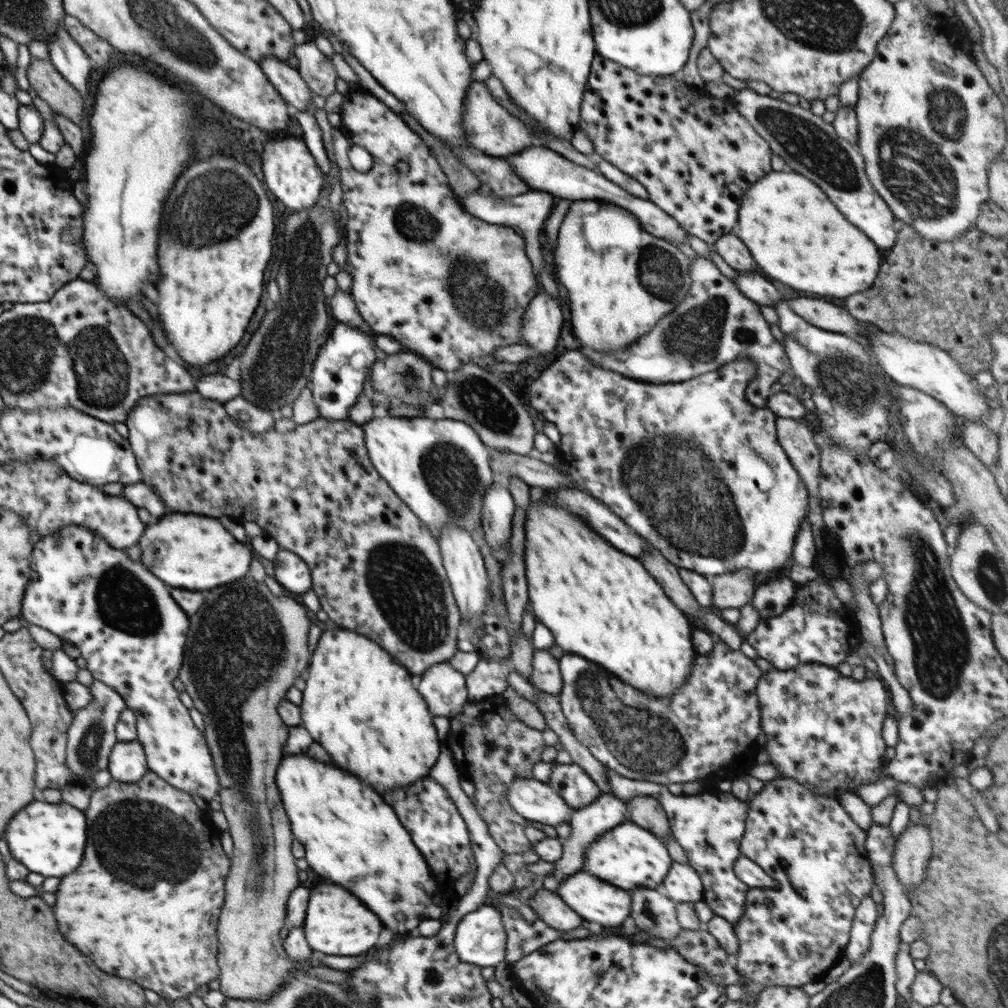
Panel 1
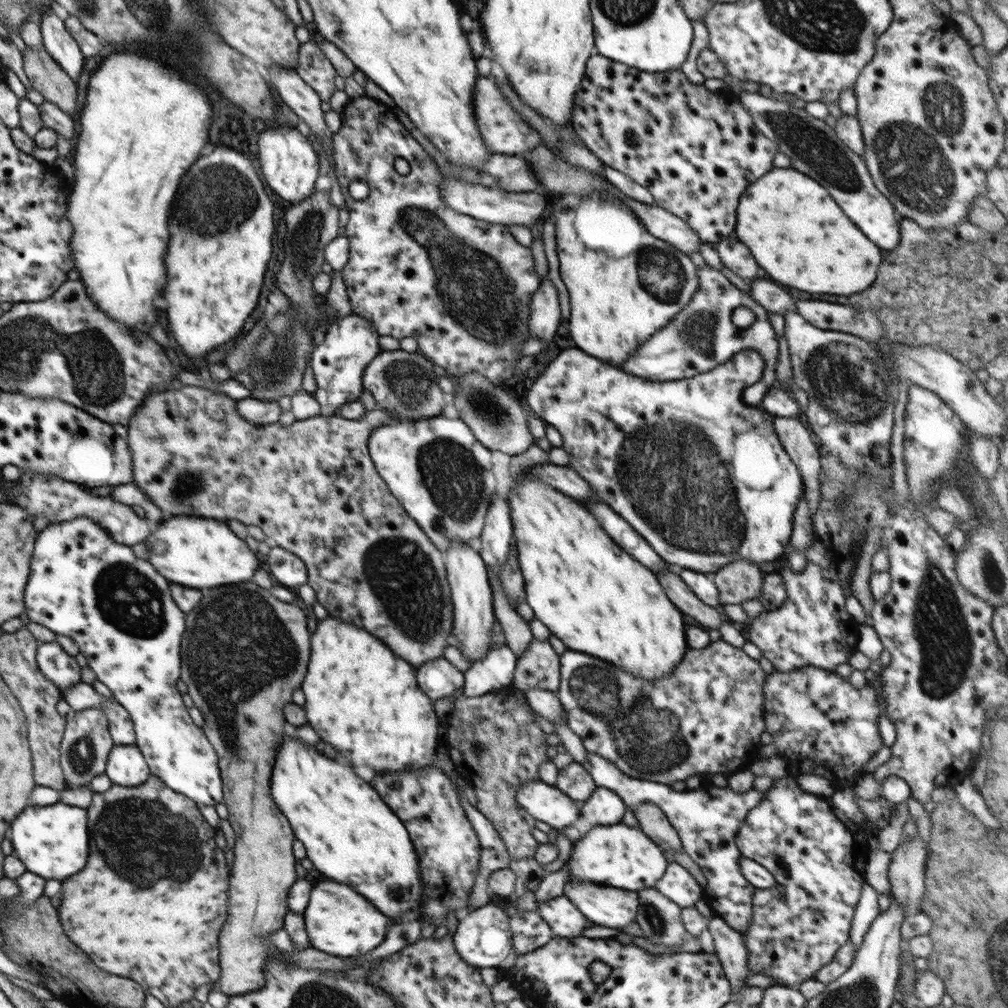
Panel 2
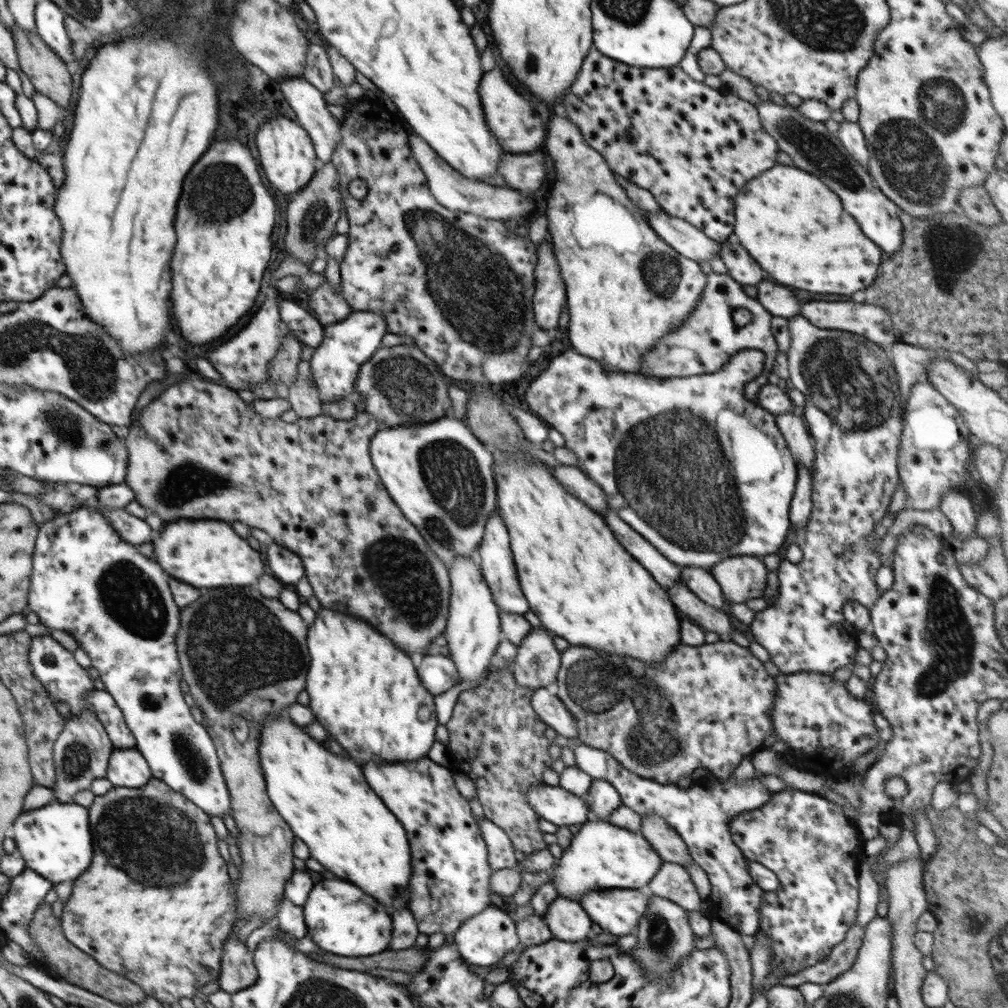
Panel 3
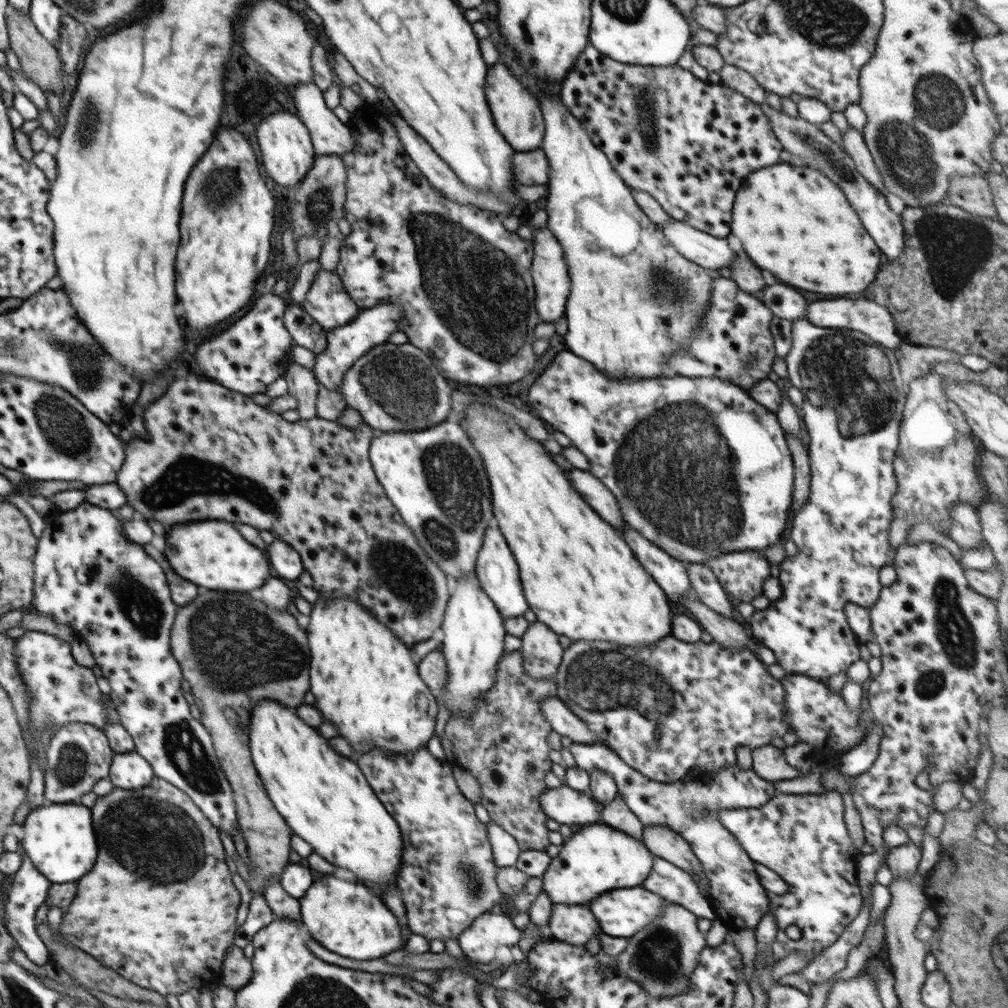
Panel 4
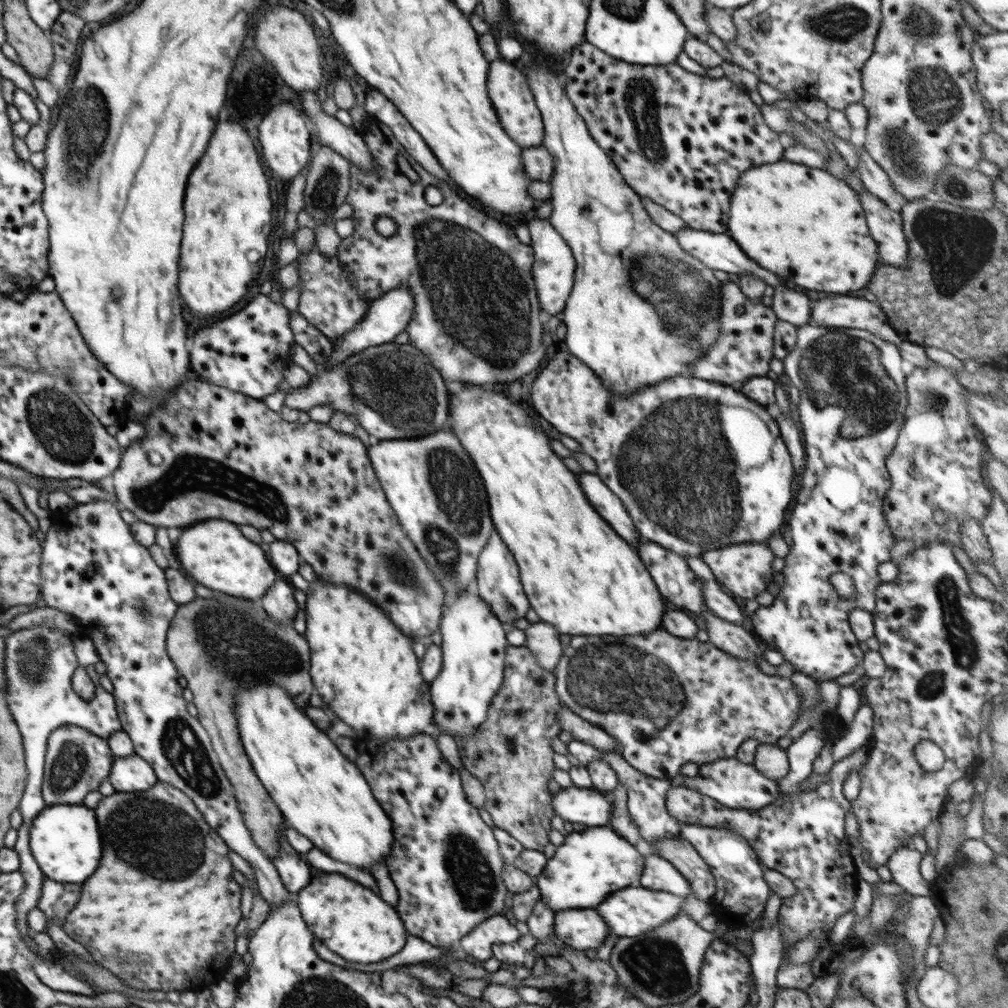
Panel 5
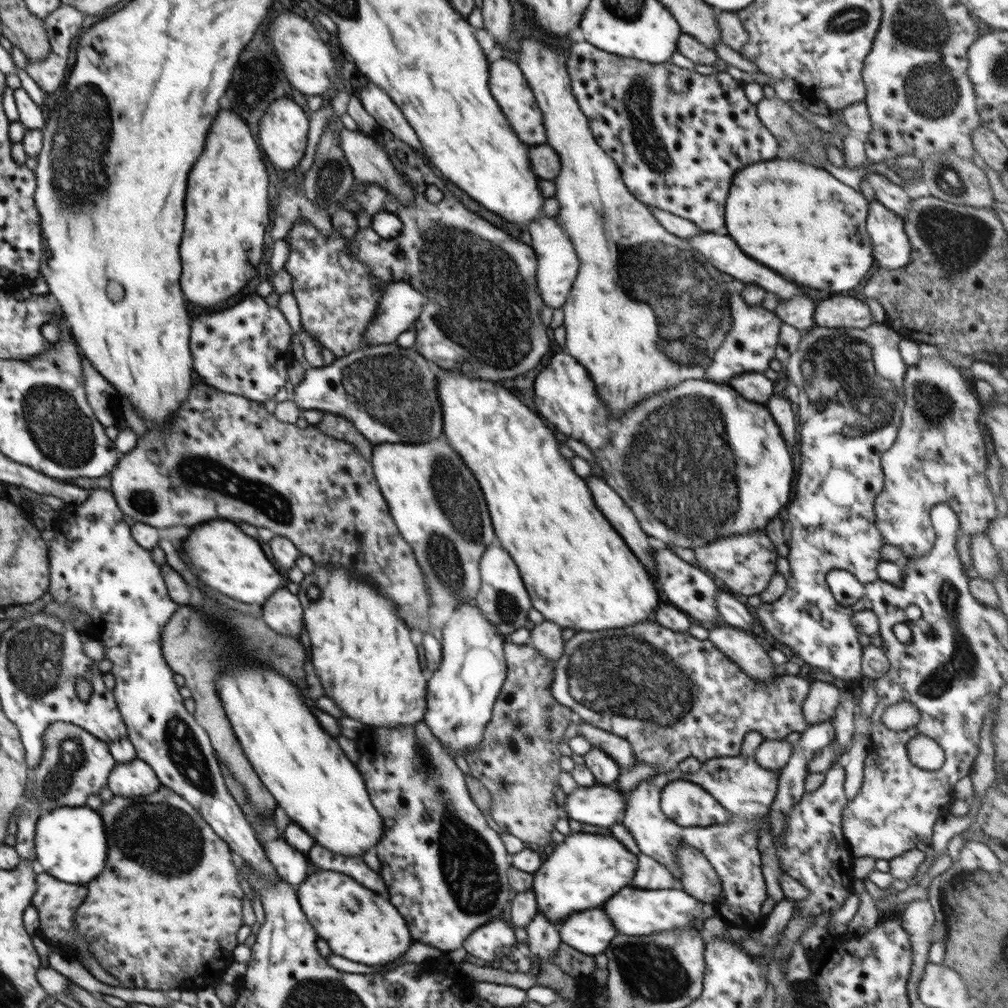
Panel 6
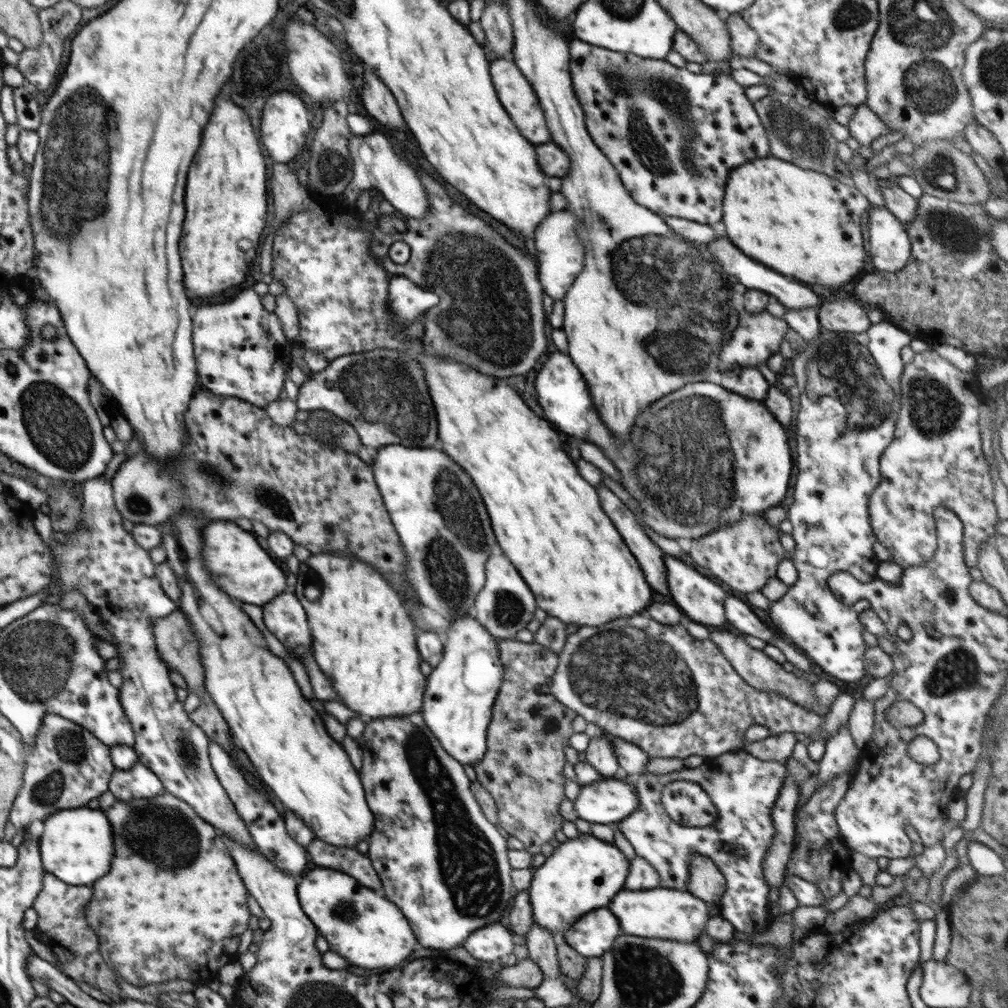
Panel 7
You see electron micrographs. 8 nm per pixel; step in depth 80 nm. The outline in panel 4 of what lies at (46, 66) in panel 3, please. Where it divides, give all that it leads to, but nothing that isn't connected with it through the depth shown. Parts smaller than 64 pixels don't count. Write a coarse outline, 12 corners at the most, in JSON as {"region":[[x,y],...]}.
{"region":[[8,7],[9,41],[23,74],[62,96],[63,62],[28,14]]}

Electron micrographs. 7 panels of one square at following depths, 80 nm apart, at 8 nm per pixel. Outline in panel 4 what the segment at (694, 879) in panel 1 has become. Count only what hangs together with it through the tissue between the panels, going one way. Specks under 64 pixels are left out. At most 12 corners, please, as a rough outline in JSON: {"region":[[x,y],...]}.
{"region":[[655,858],[642,884],[697,917],[718,918],[685,870]]}

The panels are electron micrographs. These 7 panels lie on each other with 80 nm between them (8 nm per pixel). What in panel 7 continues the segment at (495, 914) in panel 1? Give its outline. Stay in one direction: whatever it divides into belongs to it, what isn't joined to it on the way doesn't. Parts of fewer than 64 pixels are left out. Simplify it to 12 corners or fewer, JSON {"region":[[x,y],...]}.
{"region":[[494,923],[473,931],[463,947],[495,962],[513,952],[512,930]]}

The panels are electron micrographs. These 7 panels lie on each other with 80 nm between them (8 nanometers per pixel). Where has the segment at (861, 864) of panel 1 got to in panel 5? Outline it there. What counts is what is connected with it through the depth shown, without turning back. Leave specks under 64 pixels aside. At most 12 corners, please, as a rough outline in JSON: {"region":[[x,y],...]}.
{"region":[[872,741],[815,790],[731,809],[672,786],[683,823],[743,836],[797,888],[783,944],[829,940],[854,909],[857,869],[843,784]]}

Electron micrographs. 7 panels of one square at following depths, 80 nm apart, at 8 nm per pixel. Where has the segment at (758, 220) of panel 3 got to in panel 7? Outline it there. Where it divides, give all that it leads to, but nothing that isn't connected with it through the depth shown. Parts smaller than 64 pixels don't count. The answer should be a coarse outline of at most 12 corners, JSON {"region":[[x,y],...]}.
{"region":[[771,156],[730,171],[734,246],[808,284],[866,271],[869,200]]}

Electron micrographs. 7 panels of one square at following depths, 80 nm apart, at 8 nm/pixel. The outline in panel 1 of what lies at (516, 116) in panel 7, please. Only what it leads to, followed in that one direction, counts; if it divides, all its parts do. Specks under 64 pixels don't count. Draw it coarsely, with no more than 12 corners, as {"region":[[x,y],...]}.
{"region":[[472,82],[465,140],[508,158],[535,144],[533,131]]}

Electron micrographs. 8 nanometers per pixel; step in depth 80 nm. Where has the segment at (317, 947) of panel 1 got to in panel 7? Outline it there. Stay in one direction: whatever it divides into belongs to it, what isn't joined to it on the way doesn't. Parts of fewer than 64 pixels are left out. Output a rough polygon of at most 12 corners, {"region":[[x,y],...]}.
{"region":[[338,870],[297,883],[302,910],[351,966],[394,968],[417,938],[381,892]]}

